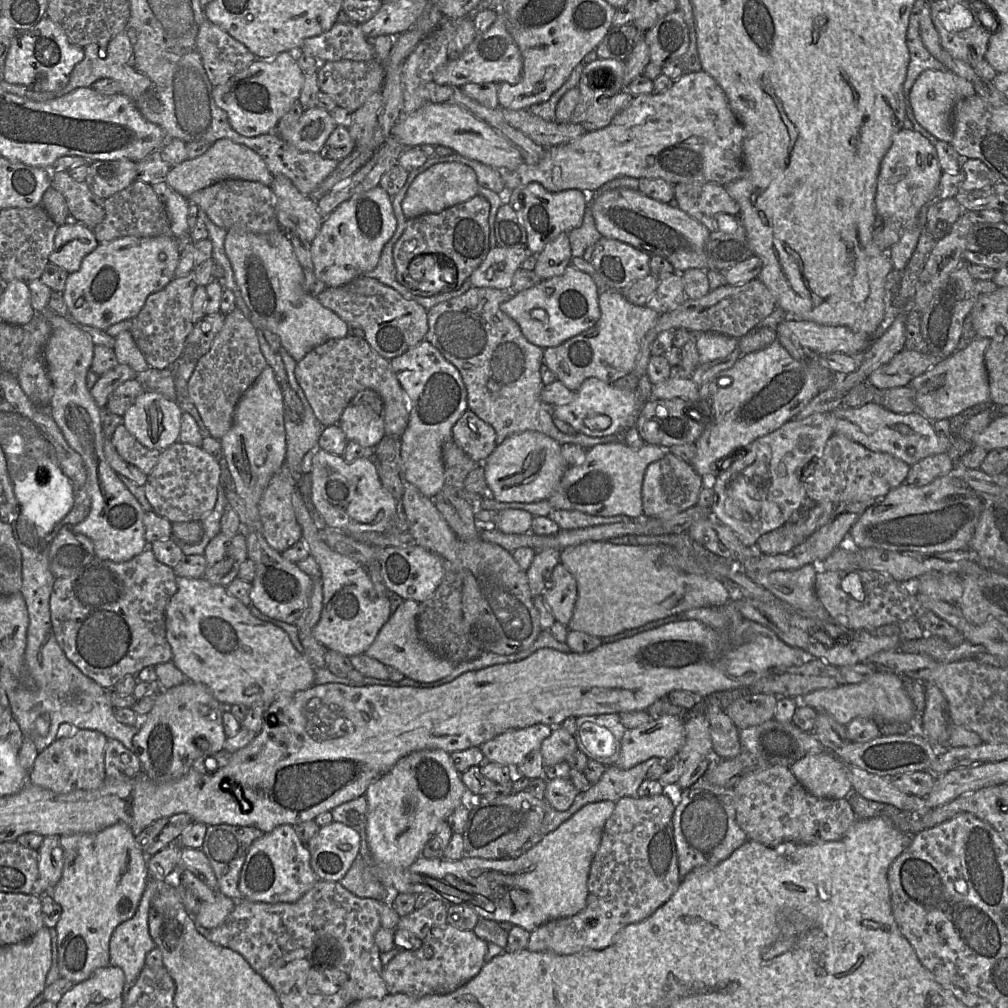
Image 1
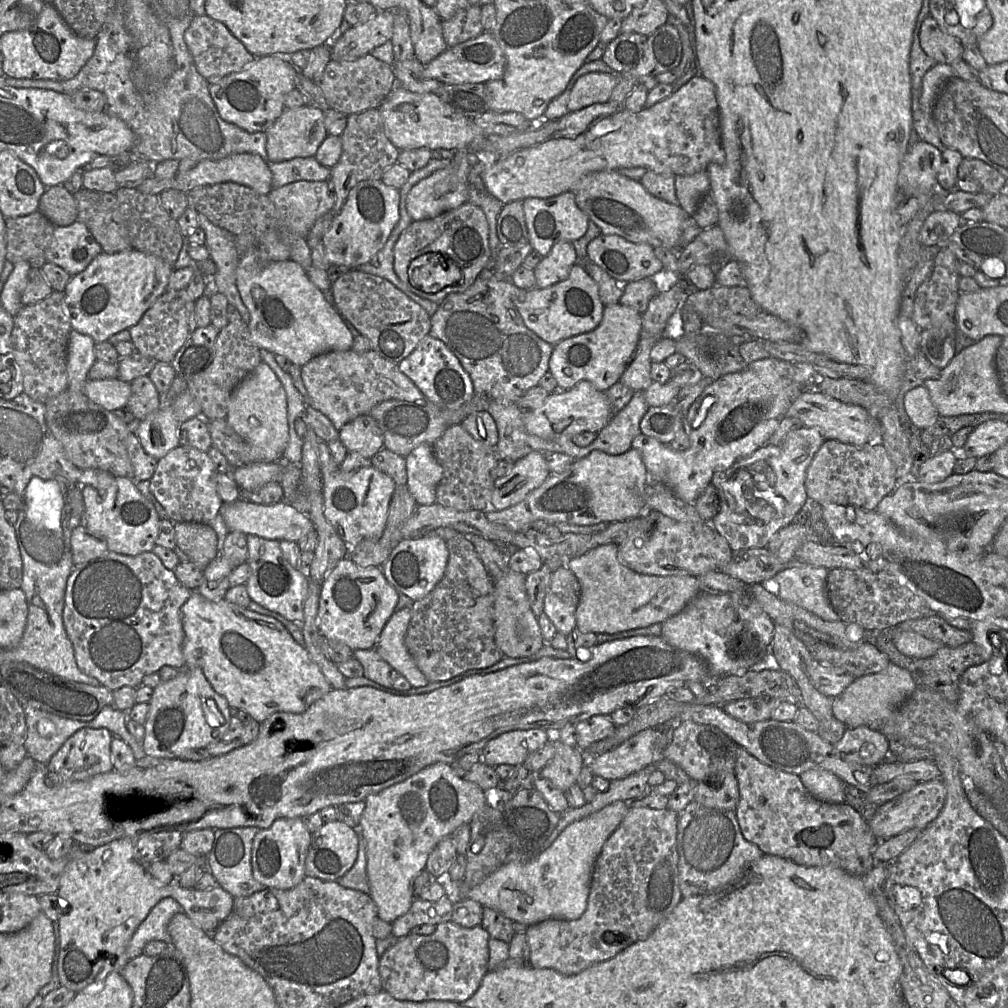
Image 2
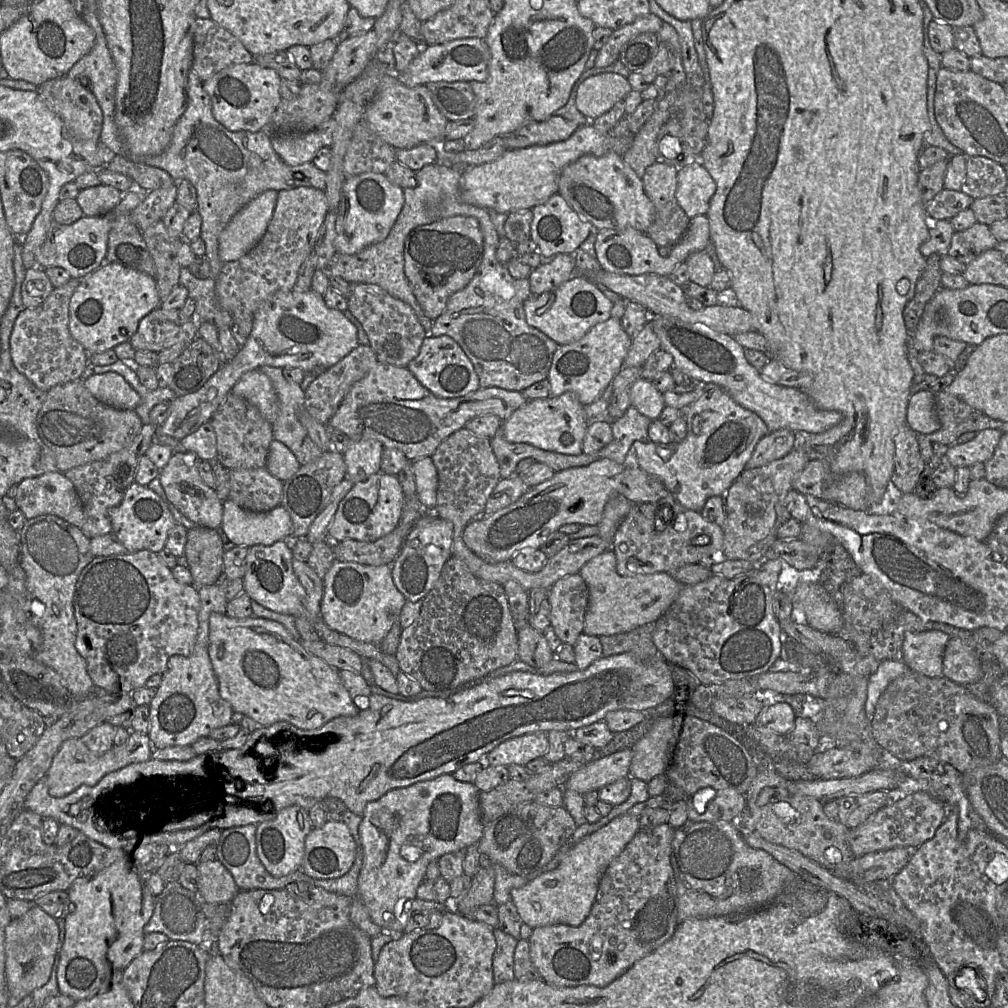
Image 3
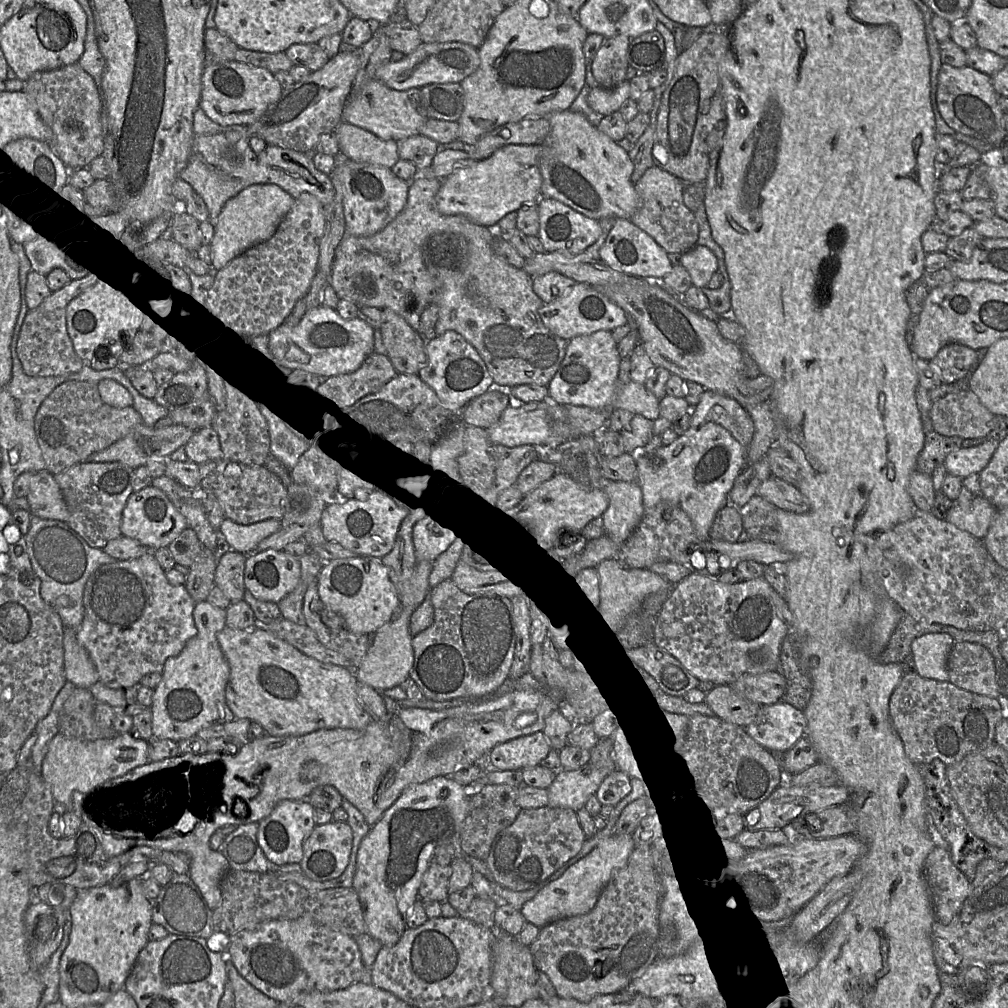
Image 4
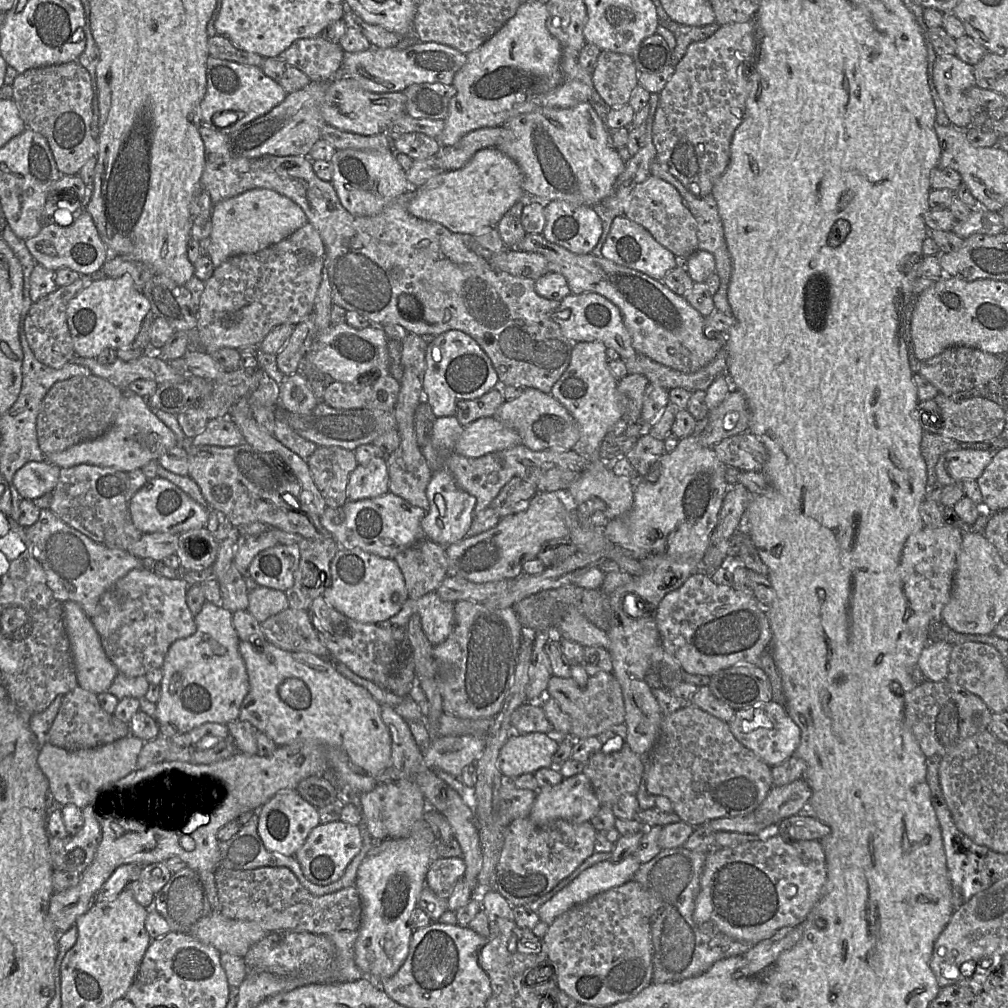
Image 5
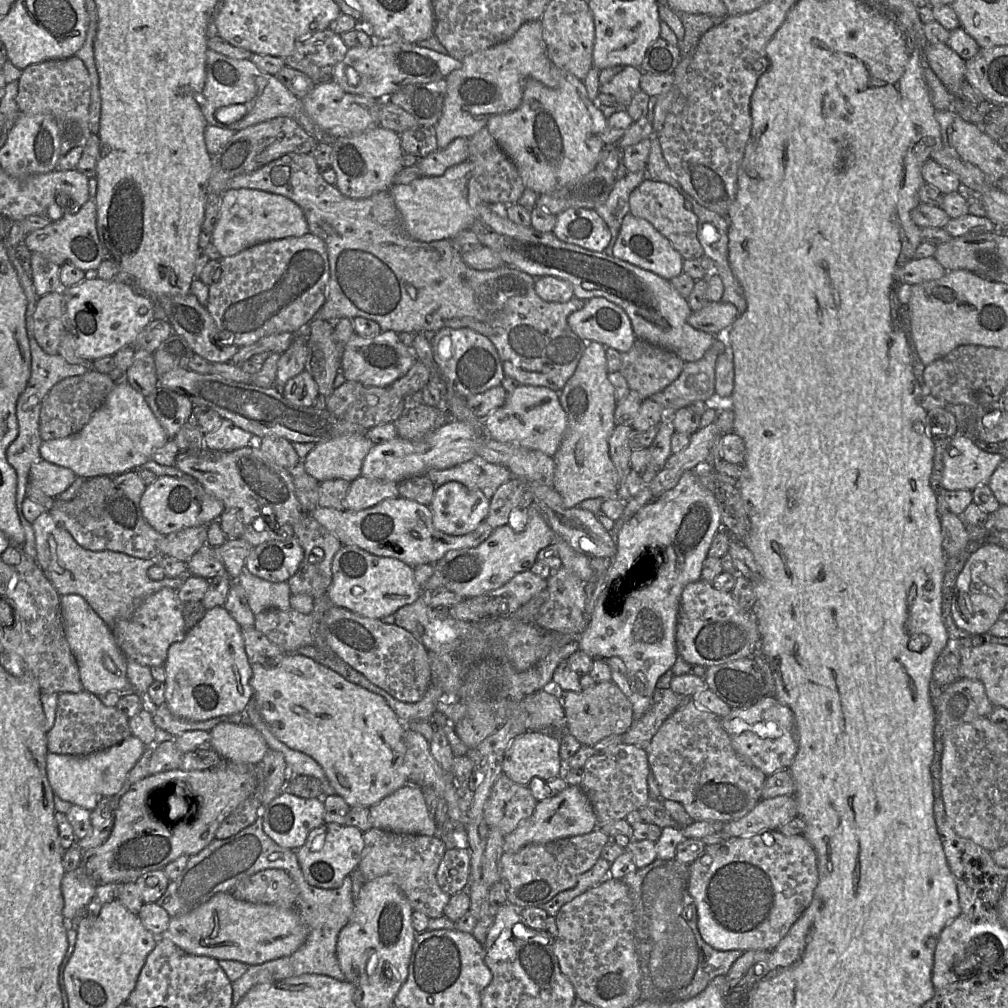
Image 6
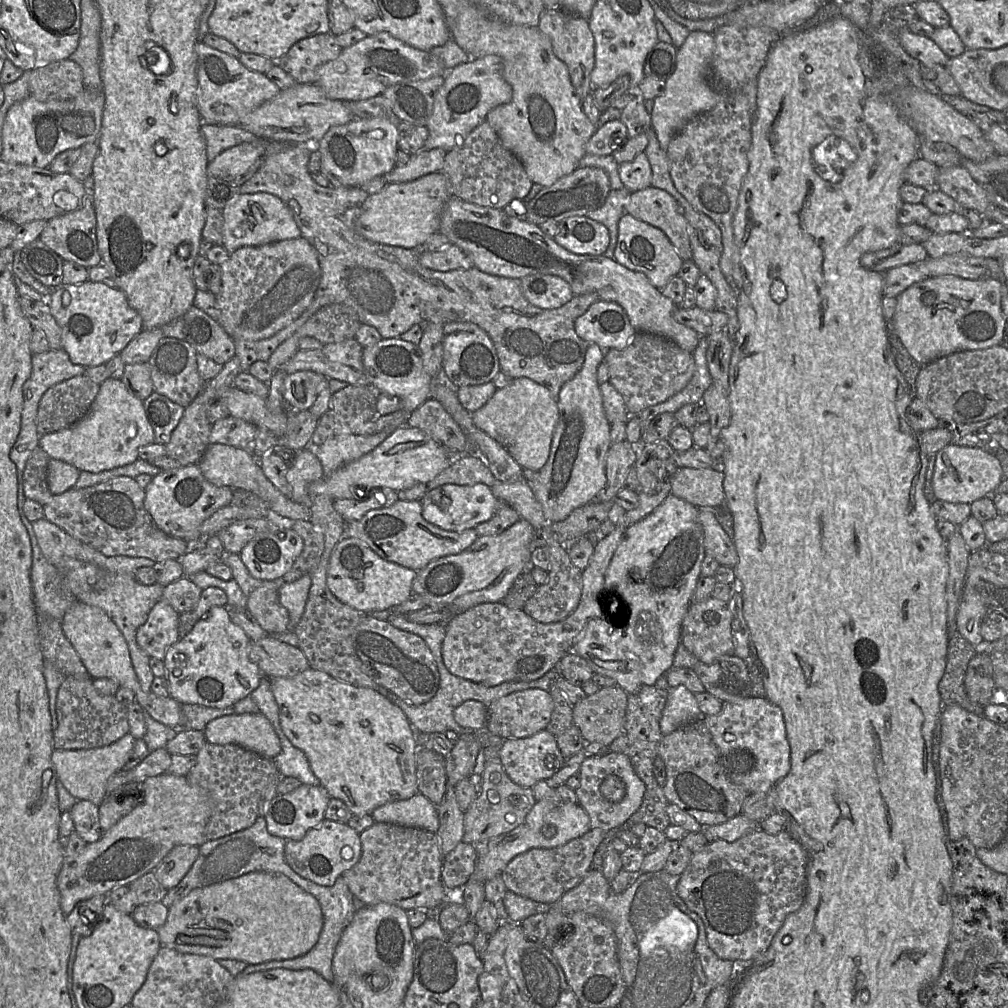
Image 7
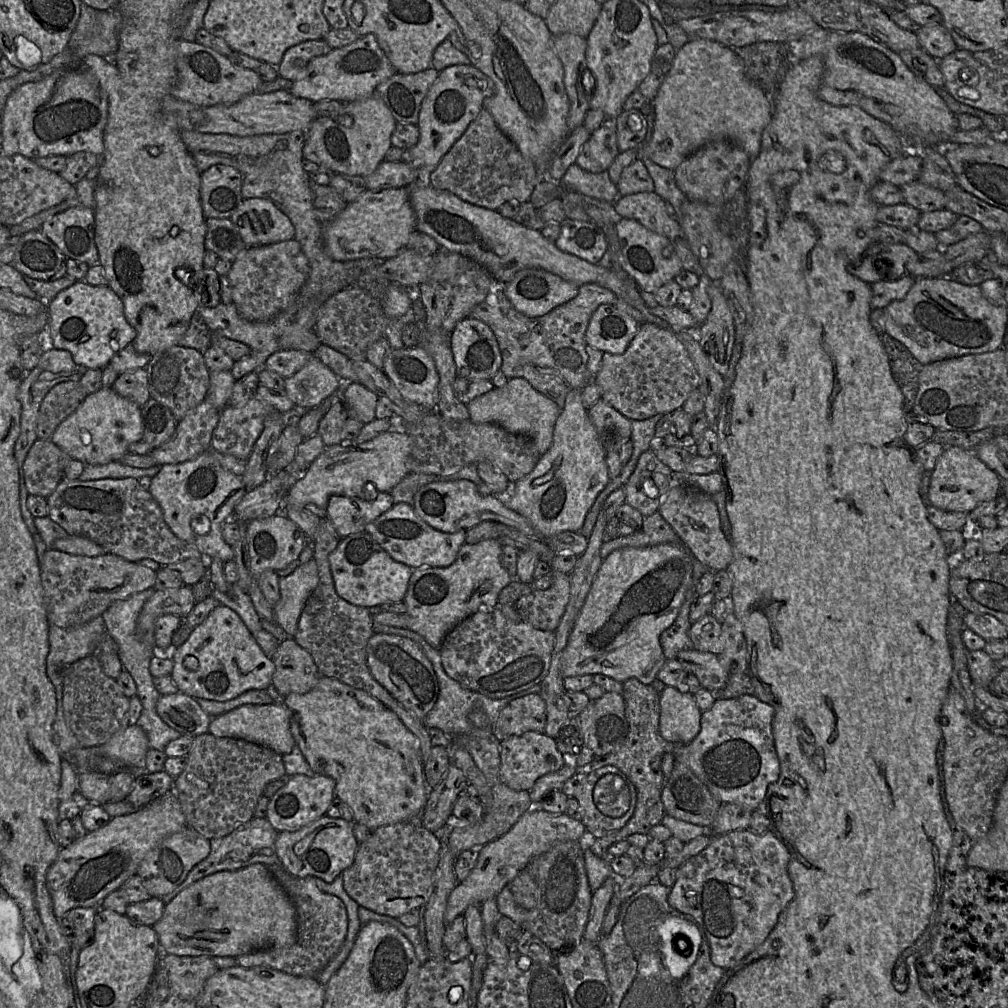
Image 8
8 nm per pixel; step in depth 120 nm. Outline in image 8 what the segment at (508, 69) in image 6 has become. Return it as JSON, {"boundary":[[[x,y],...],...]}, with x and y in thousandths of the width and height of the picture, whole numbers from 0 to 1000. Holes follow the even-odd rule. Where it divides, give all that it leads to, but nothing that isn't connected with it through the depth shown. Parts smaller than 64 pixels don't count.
{"boundary":[[[468,63],[449,64],[437,70],[419,101],[414,122],[417,130],[416,140],[403,149],[401,159],[420,171],[426,171],[432,167],[475,114],[479,108],[480,99],[490,90],[491,83],[487,77]]]}

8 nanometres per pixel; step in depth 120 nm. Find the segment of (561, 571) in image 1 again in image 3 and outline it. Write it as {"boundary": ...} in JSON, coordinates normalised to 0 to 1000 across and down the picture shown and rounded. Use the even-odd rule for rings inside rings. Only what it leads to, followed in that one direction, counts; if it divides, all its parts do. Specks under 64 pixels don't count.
{"boundary":[[[573,567],[555,574],[545,585],[547,620],[559,638],[568,641],[578,628],[584,599],[582,579]]]}

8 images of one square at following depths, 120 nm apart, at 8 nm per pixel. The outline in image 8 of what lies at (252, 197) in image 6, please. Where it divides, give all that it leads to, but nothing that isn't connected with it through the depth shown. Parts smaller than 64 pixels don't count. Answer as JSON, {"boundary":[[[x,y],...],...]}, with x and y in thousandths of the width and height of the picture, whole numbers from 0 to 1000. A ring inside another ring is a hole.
{"boundary":[[[241,197],[228,218],[245,245],[263,244],[293,235],[288,217],[264,197]]]}

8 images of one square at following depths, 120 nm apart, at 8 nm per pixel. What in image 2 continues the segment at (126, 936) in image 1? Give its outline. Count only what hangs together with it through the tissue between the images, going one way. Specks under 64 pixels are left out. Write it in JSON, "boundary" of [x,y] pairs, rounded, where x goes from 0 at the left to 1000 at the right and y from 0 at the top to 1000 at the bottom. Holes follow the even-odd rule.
{"boundary":[[[163,890],[155,896],[134,923],[125,941],[127,951],[143,945],[144,938],[150,933],[159,933],[166,938],[172,938],[166,922],[167,916],[174,907],[181,904],[182,900],[171,890]]]}

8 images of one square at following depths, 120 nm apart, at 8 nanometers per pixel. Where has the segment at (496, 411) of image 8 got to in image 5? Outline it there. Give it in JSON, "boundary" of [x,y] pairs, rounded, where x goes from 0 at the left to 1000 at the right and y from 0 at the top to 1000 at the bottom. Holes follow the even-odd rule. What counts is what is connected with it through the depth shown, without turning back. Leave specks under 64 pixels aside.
{"boundary":[[[521,385],[515,394],[501,397],[490,413],[511,427],[517,440],[529,447],[563,448],[570,443],[575,435],[574,423],[565,409],[547,391],[531,385]]]}

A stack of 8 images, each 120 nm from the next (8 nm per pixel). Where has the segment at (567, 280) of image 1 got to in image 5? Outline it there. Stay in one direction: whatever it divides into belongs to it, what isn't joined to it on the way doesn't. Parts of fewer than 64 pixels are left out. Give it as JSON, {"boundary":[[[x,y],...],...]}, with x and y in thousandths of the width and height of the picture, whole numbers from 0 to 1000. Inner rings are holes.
{"boundary":[[[582,290],[577,292],[565,291],[549,310],[548,317],[553,320],[560,334],[568,339],[596,338],[602,345],[607,345],[615,352],[616,357],[630,356],[633,351],[626,333],[620,323],[614,306],[595,292]]]}

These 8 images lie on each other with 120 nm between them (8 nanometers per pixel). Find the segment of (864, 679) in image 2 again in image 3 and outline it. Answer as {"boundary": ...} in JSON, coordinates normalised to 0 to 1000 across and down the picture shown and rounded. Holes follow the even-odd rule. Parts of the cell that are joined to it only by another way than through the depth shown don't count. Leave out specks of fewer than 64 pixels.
{"boundary":[[[895,654],[874,656],[869,667],[861,671],[860,692],[858,696],[860,710],[864,712],[866,709],[871,693],[879,682],[902,665]]]}

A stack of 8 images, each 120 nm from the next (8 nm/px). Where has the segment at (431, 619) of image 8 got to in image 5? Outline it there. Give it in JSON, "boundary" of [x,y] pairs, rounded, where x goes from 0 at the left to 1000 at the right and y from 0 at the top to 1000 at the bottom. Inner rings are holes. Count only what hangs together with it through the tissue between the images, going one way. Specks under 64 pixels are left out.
{"boundary":[[[533,488],[525,496],[525,503],[503,511],[495,519],[476,530],[461,533],[454,539],[442,543],[444,570],[455,571],[470,578],[482,578],[515,571],[521,558],[533,553],[540,539],[548,535],[563,534],[564,526],[560,517],[563,490]]]}

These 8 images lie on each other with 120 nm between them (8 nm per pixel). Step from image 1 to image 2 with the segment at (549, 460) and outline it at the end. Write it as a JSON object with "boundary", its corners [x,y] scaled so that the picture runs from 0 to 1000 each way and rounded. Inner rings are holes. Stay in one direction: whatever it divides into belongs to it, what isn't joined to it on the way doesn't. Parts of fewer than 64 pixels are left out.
{"boundary":[[[529,447],[511,457],[505,469],[490,477],[487,500],[480,508],[499,506],[515,499],[546,470],[538,448]]]}

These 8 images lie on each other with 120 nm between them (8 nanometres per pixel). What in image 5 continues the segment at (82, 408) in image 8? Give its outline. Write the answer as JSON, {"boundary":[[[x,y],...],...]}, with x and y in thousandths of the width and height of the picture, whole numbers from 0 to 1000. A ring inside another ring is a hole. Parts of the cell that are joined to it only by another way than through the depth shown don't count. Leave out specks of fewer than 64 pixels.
{"boundary":[[[121,387],[121,398],[111,423],[99,434],[74,440],[63,447],[45,450],[46,456],[60,464],[78,460],[111,463],[124,468],[140,465],[167,445],[176,442],[173,429],[151,409],[147,397],[128,387]]]}

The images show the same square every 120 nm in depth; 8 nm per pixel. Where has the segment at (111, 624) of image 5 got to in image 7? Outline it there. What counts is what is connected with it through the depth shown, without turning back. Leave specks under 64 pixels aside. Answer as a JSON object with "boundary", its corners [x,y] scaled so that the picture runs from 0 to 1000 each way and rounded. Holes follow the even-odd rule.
{"boundary":[[[161,594],[149,605],[147,614],[135,627],[136,639],[149,653],[163,655],[168,642],[179,634],[178,610]]]}

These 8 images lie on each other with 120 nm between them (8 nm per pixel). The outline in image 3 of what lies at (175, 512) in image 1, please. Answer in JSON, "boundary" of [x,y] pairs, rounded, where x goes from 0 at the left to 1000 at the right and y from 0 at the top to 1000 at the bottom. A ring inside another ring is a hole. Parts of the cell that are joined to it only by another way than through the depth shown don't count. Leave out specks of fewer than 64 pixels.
{"boundary":[[[191,448],[173,449],[166,461],[159,466],[158,475],[166,496],[184,513],[195,522],[215,526],[220,523],[221,498],[212,485],[205,482],[198,473],[196,461],[200,457]]]}

